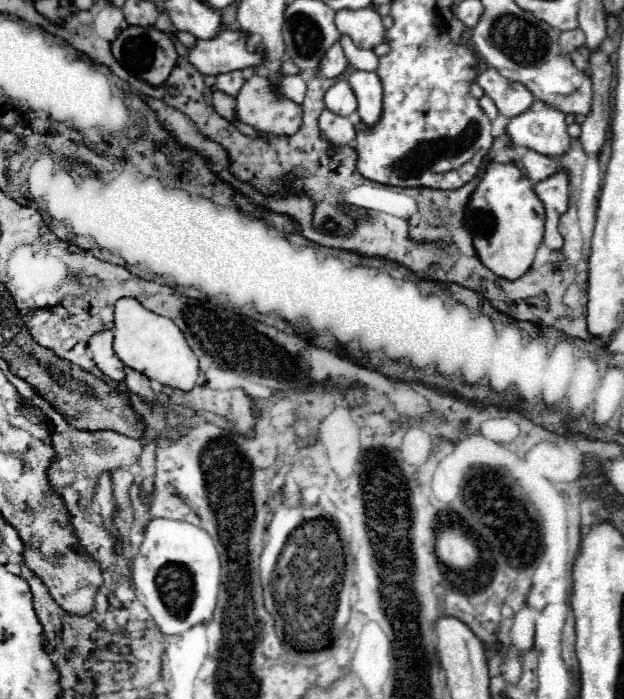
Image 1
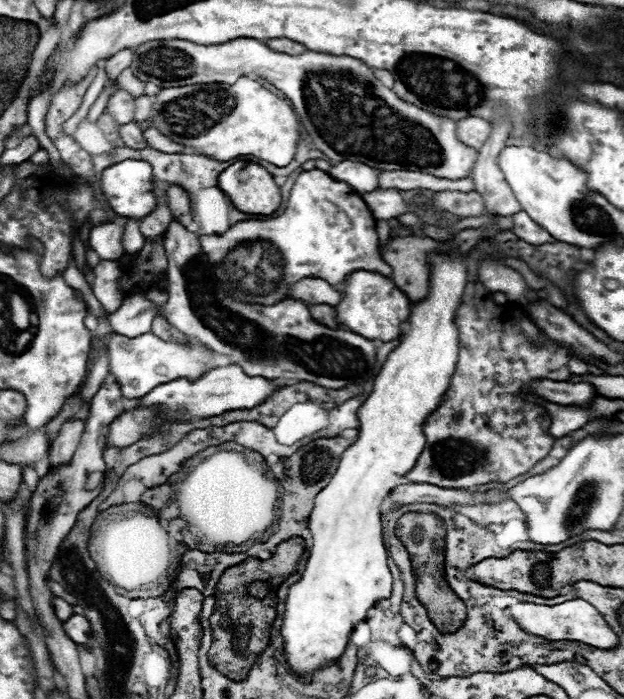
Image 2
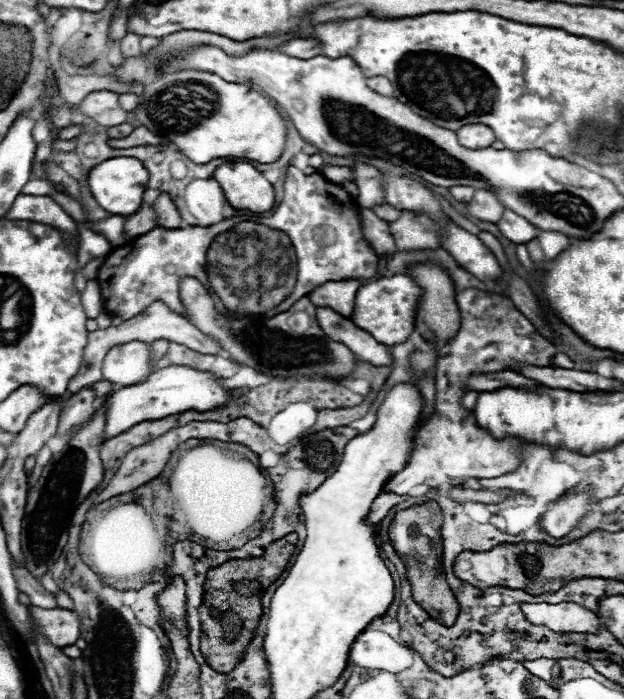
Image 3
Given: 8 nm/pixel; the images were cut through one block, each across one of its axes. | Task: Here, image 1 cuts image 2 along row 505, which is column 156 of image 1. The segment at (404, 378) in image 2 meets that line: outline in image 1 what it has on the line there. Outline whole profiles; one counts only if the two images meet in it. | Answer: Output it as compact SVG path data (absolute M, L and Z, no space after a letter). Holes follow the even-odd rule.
M120 298L114 310L114 352L124 366L164 386L190 392L198 382L198 358L180 328L164 316L146 310L136 298Z

